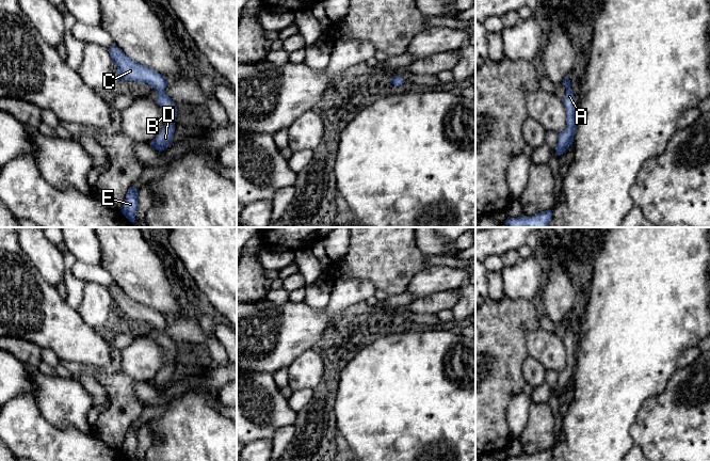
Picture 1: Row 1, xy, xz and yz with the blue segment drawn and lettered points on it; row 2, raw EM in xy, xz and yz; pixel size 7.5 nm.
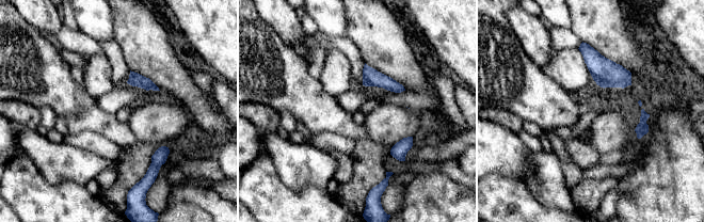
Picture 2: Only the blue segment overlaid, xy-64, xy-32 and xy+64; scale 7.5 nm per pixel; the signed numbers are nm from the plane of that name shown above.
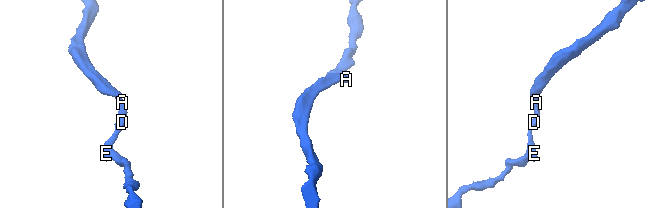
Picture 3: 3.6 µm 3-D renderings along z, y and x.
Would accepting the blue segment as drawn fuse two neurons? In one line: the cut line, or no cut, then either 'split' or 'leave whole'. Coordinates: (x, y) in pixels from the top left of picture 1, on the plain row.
cut none; leave whole

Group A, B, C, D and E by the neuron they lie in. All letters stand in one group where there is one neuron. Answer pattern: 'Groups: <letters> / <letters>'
Groups: A B C D E

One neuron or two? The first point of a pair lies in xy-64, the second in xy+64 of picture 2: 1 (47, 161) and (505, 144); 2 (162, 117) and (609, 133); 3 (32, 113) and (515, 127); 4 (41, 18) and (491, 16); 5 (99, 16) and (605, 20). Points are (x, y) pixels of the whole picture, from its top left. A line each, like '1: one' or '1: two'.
1: two
2: one
3: one
4: two
5: two

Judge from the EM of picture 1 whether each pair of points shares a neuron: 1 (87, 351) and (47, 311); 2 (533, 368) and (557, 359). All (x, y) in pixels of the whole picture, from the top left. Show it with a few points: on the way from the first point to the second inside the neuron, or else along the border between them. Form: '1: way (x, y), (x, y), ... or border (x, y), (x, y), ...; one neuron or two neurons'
1: way (78, 342), (57, 320); one neuron
2: border (529, 354), (535, 358), (546, 369); two neurons

